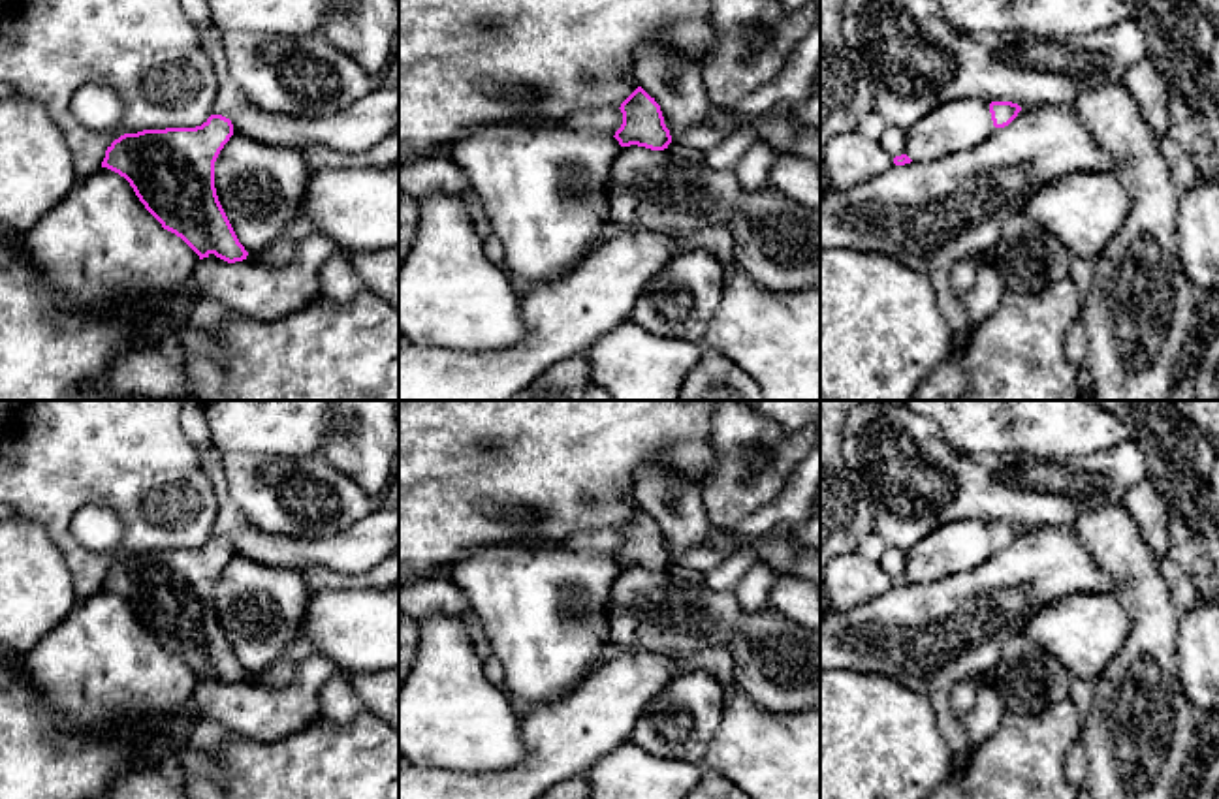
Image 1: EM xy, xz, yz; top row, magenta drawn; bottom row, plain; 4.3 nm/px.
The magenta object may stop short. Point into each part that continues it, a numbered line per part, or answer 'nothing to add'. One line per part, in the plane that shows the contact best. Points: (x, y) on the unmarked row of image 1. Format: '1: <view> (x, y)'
1: xz (687, 576)

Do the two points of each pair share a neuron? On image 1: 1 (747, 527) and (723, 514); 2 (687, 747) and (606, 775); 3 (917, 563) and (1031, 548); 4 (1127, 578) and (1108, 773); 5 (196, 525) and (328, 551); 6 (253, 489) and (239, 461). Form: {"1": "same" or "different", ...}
{"1": "different", "2": "different", "3": "different", "4": "same", "5": "different", "6": "same"}

